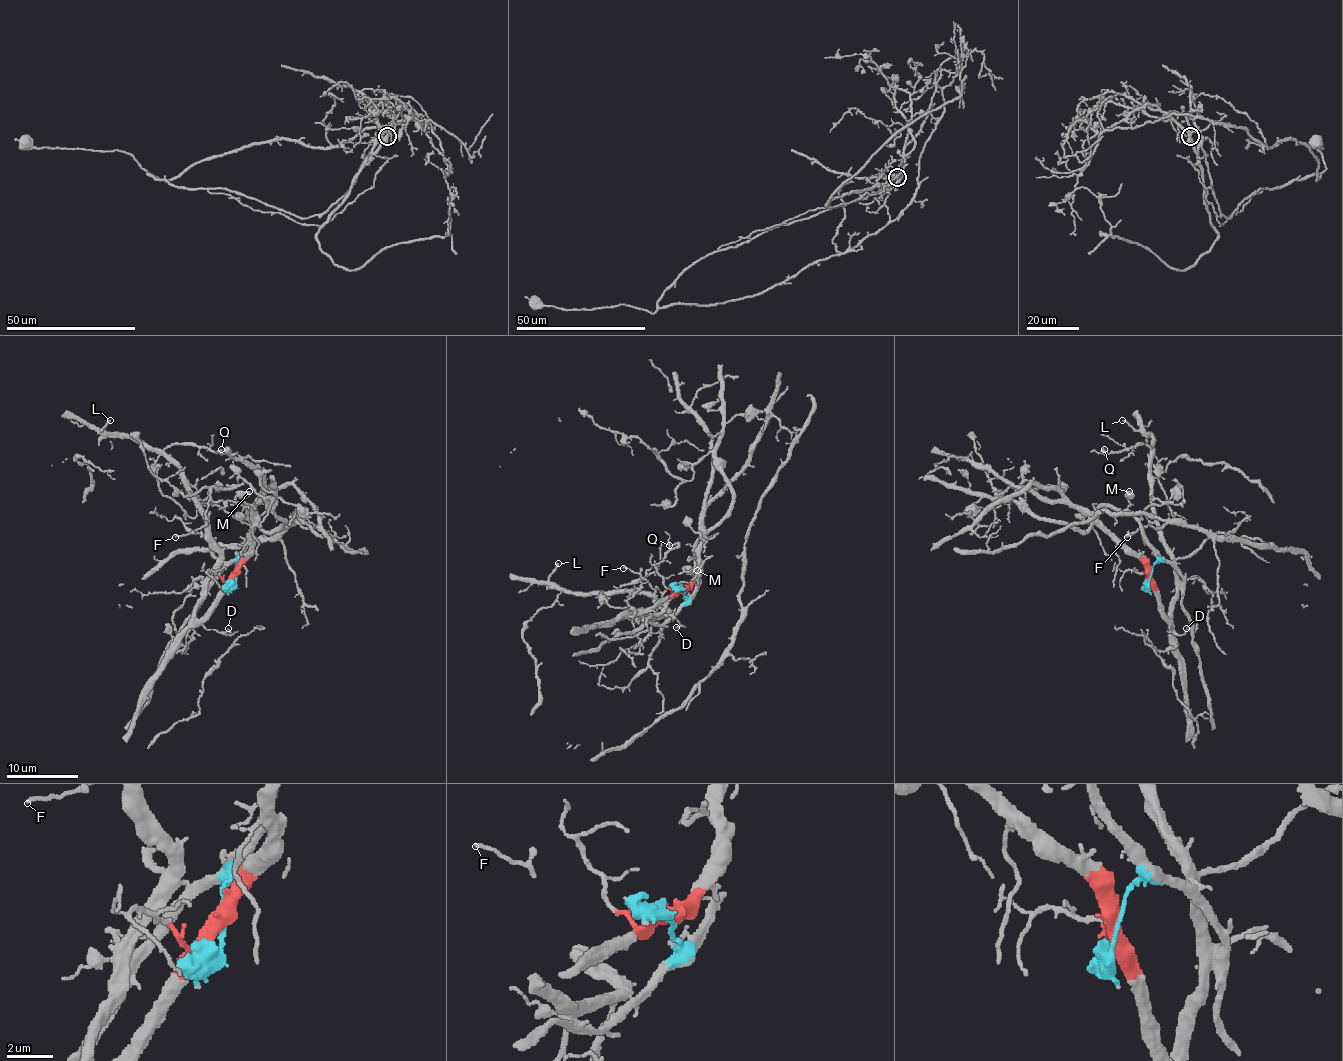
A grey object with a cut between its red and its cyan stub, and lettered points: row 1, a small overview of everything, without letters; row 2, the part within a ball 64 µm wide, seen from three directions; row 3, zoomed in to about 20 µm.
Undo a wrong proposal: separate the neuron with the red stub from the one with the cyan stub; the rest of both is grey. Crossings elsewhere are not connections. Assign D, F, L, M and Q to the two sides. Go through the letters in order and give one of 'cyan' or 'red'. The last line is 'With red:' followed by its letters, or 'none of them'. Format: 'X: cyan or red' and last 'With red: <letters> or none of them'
D: red
F: red
L: red
M: cyan
Q: red
With red: D, F, L, Q

